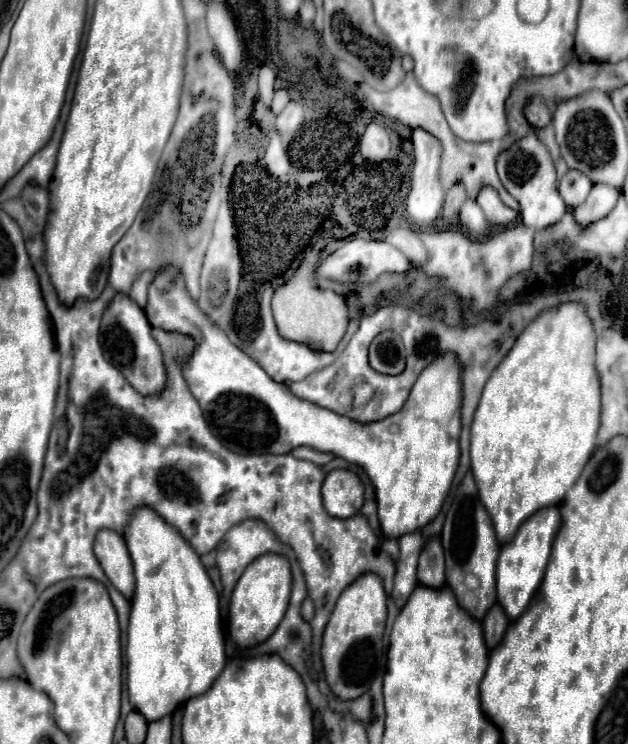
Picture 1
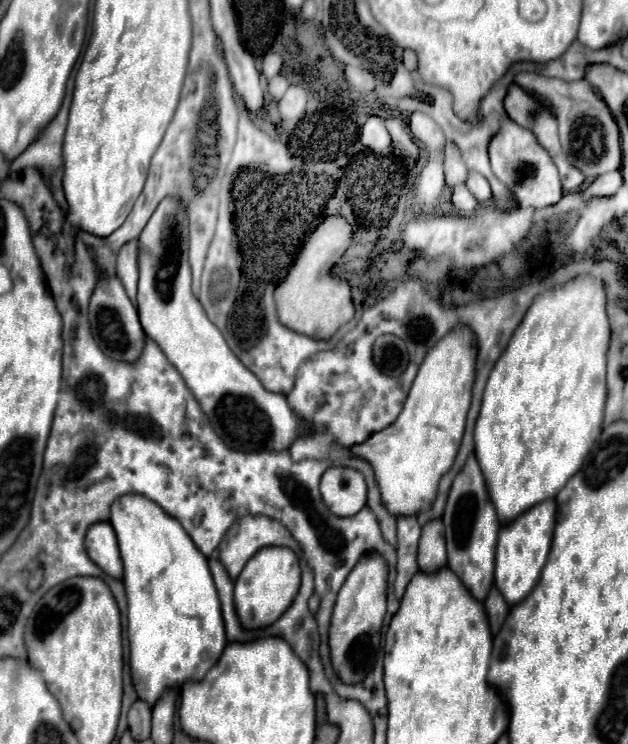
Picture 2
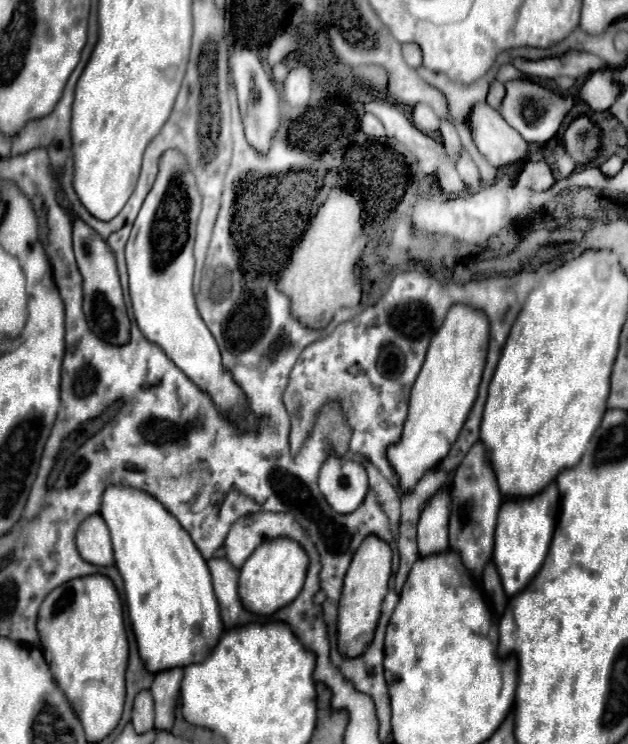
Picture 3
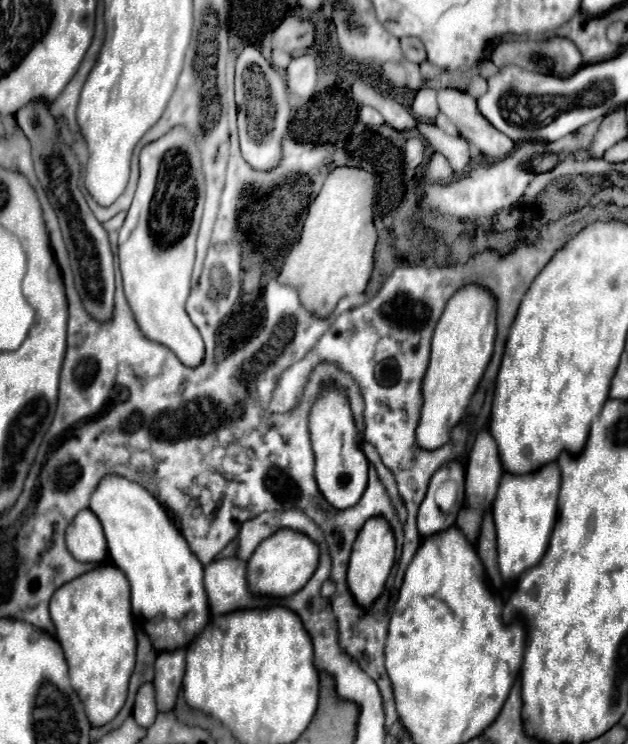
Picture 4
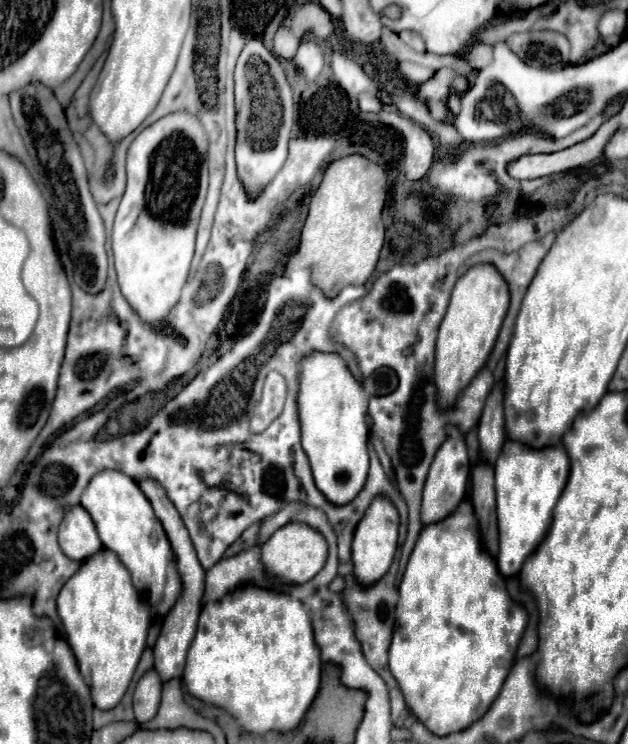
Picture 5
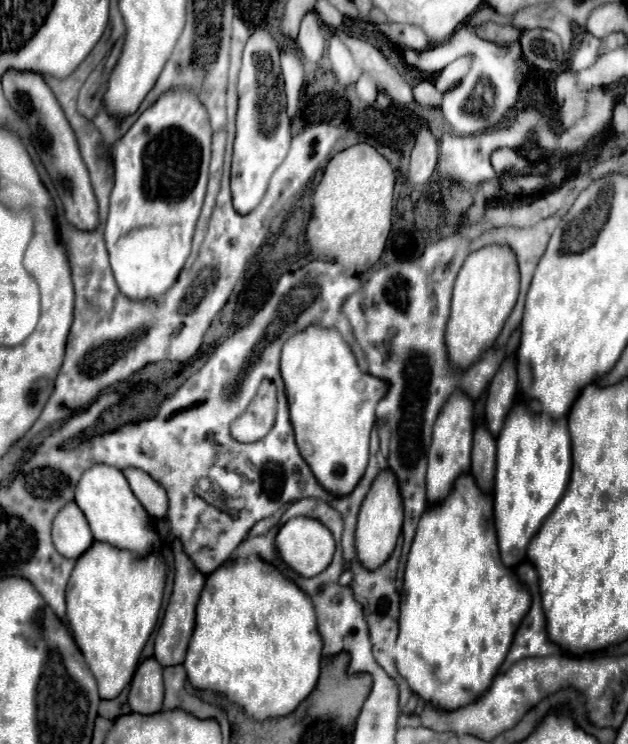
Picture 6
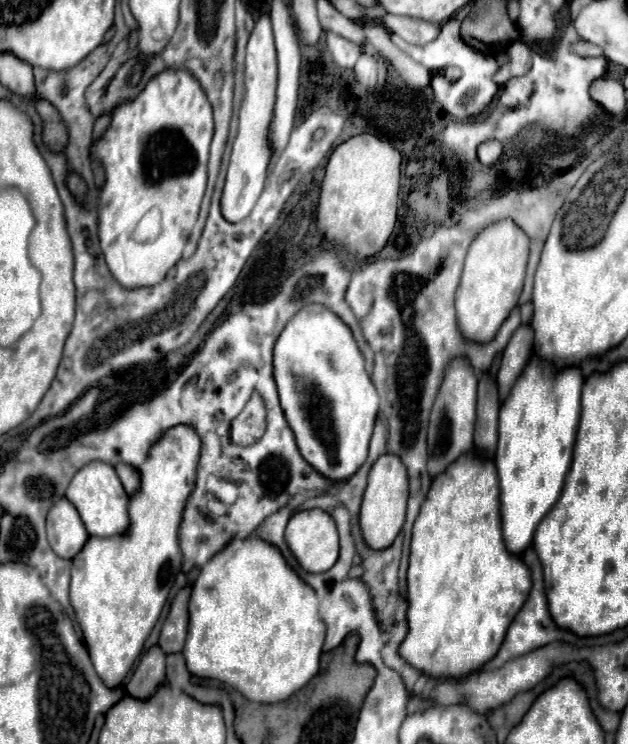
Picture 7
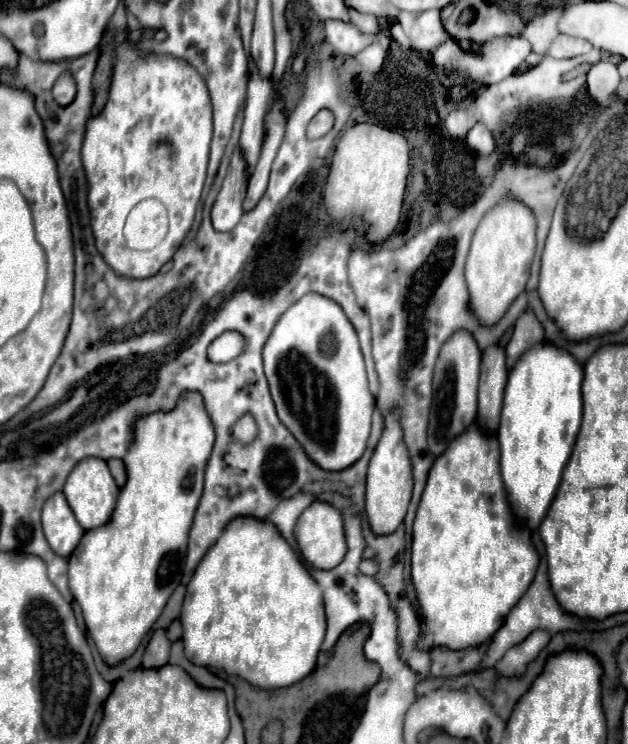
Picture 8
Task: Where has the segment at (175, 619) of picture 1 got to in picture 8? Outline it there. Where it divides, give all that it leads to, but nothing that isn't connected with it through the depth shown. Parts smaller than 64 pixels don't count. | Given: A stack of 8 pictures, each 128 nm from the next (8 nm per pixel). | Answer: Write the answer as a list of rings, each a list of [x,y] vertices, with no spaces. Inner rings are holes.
[[[84,458],[68,474],[62,492],[64,492],[72,512],[76,516],[78,524],[84,530],[90,530],[90,528],[100,528],[100,526],[108,524],[108,520],[112,518],[112,512],[114,512],[120,488],[112,480],[112,474],[108,472],[106,460],[102,460],[102,458]]]

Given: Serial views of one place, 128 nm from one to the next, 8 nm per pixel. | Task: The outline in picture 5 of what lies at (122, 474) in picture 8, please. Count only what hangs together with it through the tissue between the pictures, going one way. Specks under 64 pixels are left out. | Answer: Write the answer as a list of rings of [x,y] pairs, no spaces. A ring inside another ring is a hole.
[[[142,478],[142,480],[136,480],[136,484],[140,486],[142,494],[150,500],[152,504],[152,510],[154,514],[158,516],[168,540],[170,540],[170,546],[172,546],[172,552],[176,556],[176,566],[178,566],[178,574],[180,574],[180,580],[182,580],[182,592],[180,592],[180,598],[176,600],[174,608],[170,610],[170,614],[166,616],[164,624],[162,624],[162,630],[156,638],[156,644],[154,644],[154,668],[156,672],[160,672],[160,678],[162,682],[170,680],[170,678],[180,678],[182,672],[184,672],[184,664],[186,664],[186,654],[188,654],[188,648],[192,644],[192,638],[196,634],[196,624],[198,624],[198,614],[200,614],[200,608],[202,608],[202,596],[204,596],[204,578],[206,578],[206,572],[204,568],[200,566],[198,558],[196,558],[196,552],[192,548],[192,542],[190,542],[190,536],[180,520],[180,514],[176,512],[174,504],[170,502],[170,498],[166,496],[164,488],[156,482],[156,480],[150,480],[150,478]]]

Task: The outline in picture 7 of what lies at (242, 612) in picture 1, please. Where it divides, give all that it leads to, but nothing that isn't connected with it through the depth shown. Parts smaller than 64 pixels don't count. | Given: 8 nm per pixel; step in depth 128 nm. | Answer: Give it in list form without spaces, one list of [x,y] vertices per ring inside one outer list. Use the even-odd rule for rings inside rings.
[[[320,508],[304,510],[304,512],[298,512],[296,516],[292,516],[284,538],[288,540],[288,548],[296,556],[298,564],[308,572],[326,572],[338,560],[340,544],[338,544],[338,530],[336,530],[334,518]]]

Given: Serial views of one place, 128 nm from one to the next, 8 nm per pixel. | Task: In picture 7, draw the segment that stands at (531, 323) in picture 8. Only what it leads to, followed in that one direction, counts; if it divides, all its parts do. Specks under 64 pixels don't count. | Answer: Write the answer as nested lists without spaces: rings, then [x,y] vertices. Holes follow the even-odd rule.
[[[520,324],[504,348],[500,370],[496,374],[496,380],[500,384],[500,402],[504,402],[504,398],[512,390],[512,384],[516,382],[516,376],[522,372],[524,364],[528,362],[528,356],[532,354],[532,346],[534,346],[532,326]]]

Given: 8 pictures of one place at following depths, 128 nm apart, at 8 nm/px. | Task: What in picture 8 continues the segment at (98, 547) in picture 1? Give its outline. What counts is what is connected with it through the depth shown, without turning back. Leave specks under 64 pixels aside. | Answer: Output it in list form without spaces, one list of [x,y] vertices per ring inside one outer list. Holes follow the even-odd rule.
[[[62,492],[52,494],[42,508],[42,530],[50,548],[60,556],[70,556],[84,536],[78,520],[72,516]]]

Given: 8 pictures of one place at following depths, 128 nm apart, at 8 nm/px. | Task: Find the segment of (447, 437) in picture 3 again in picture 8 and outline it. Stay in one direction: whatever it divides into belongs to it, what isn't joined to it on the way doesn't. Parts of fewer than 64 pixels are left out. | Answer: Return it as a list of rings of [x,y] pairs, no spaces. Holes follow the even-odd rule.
[[[506,196],[500,204],[484,214],[474,232],[464,270],[468,292],[472,296],[472,310],[476,312],[476,316],[480,316],[480,320],[484,320],[484,324],[496,324],[496,320],[504,316],[512,300],[516,300],[516,296],[526,290],[534,252],[536,218],[526,204],[514,200],[512,196]]]

